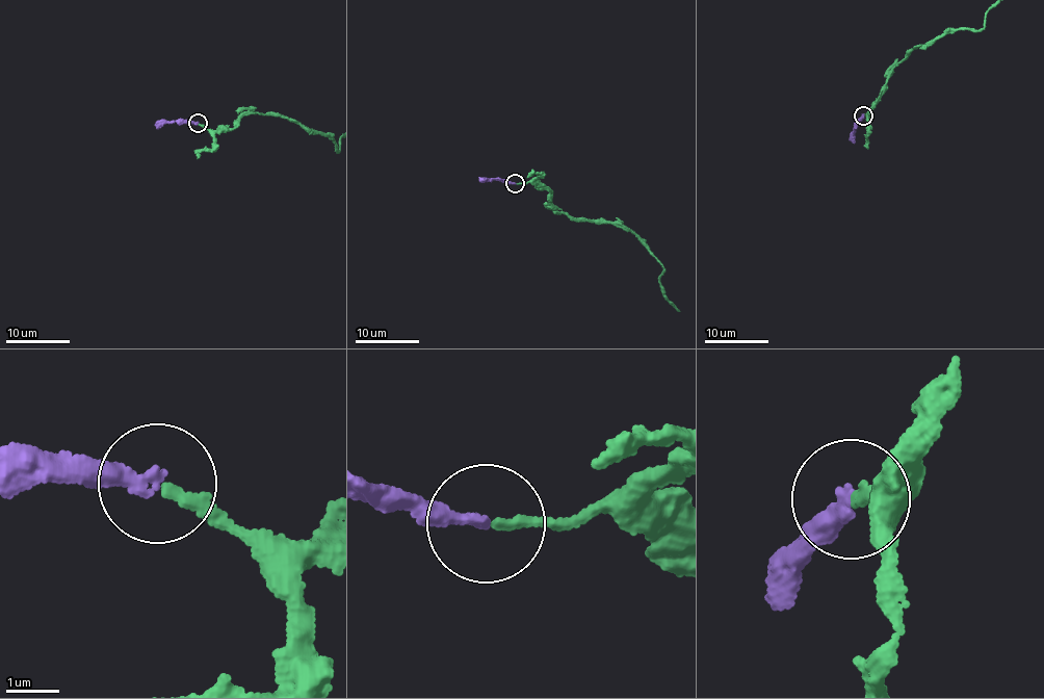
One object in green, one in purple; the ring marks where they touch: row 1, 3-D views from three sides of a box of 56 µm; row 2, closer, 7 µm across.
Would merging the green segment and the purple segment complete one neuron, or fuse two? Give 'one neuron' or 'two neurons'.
one neuron

